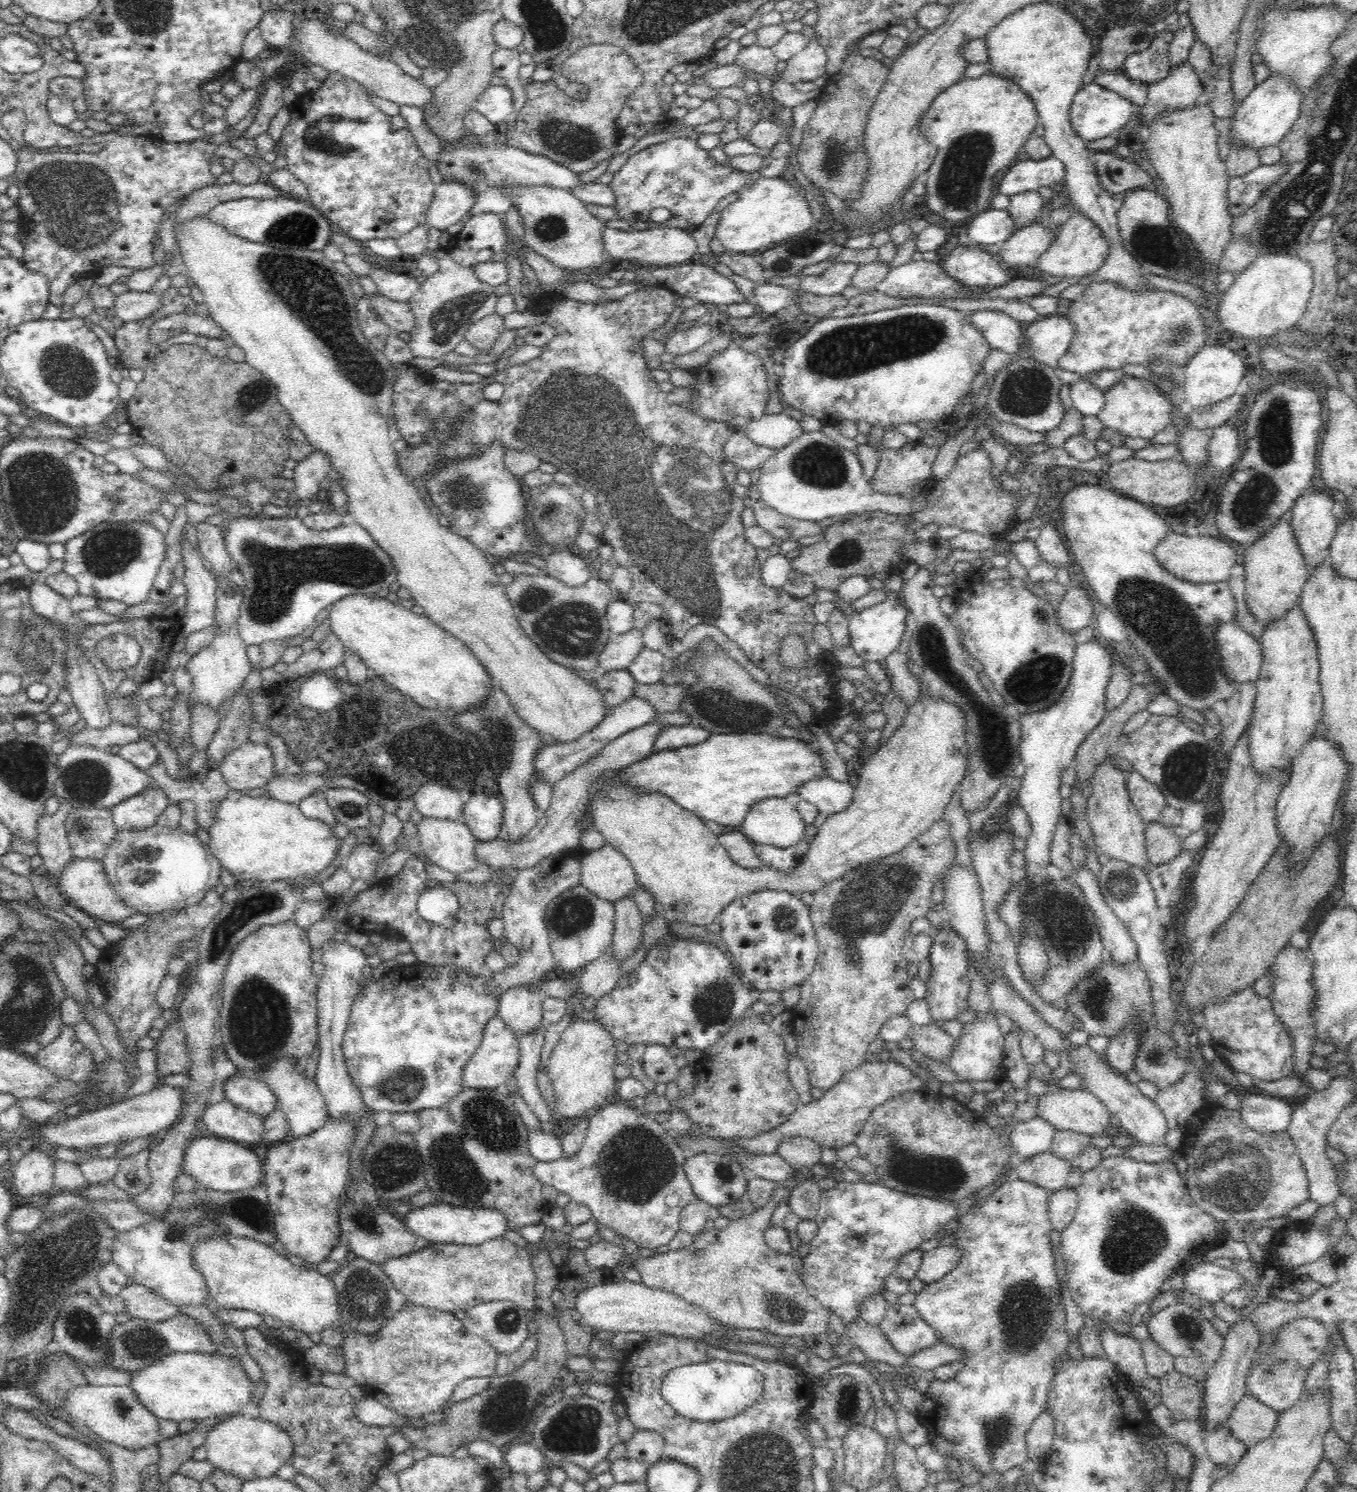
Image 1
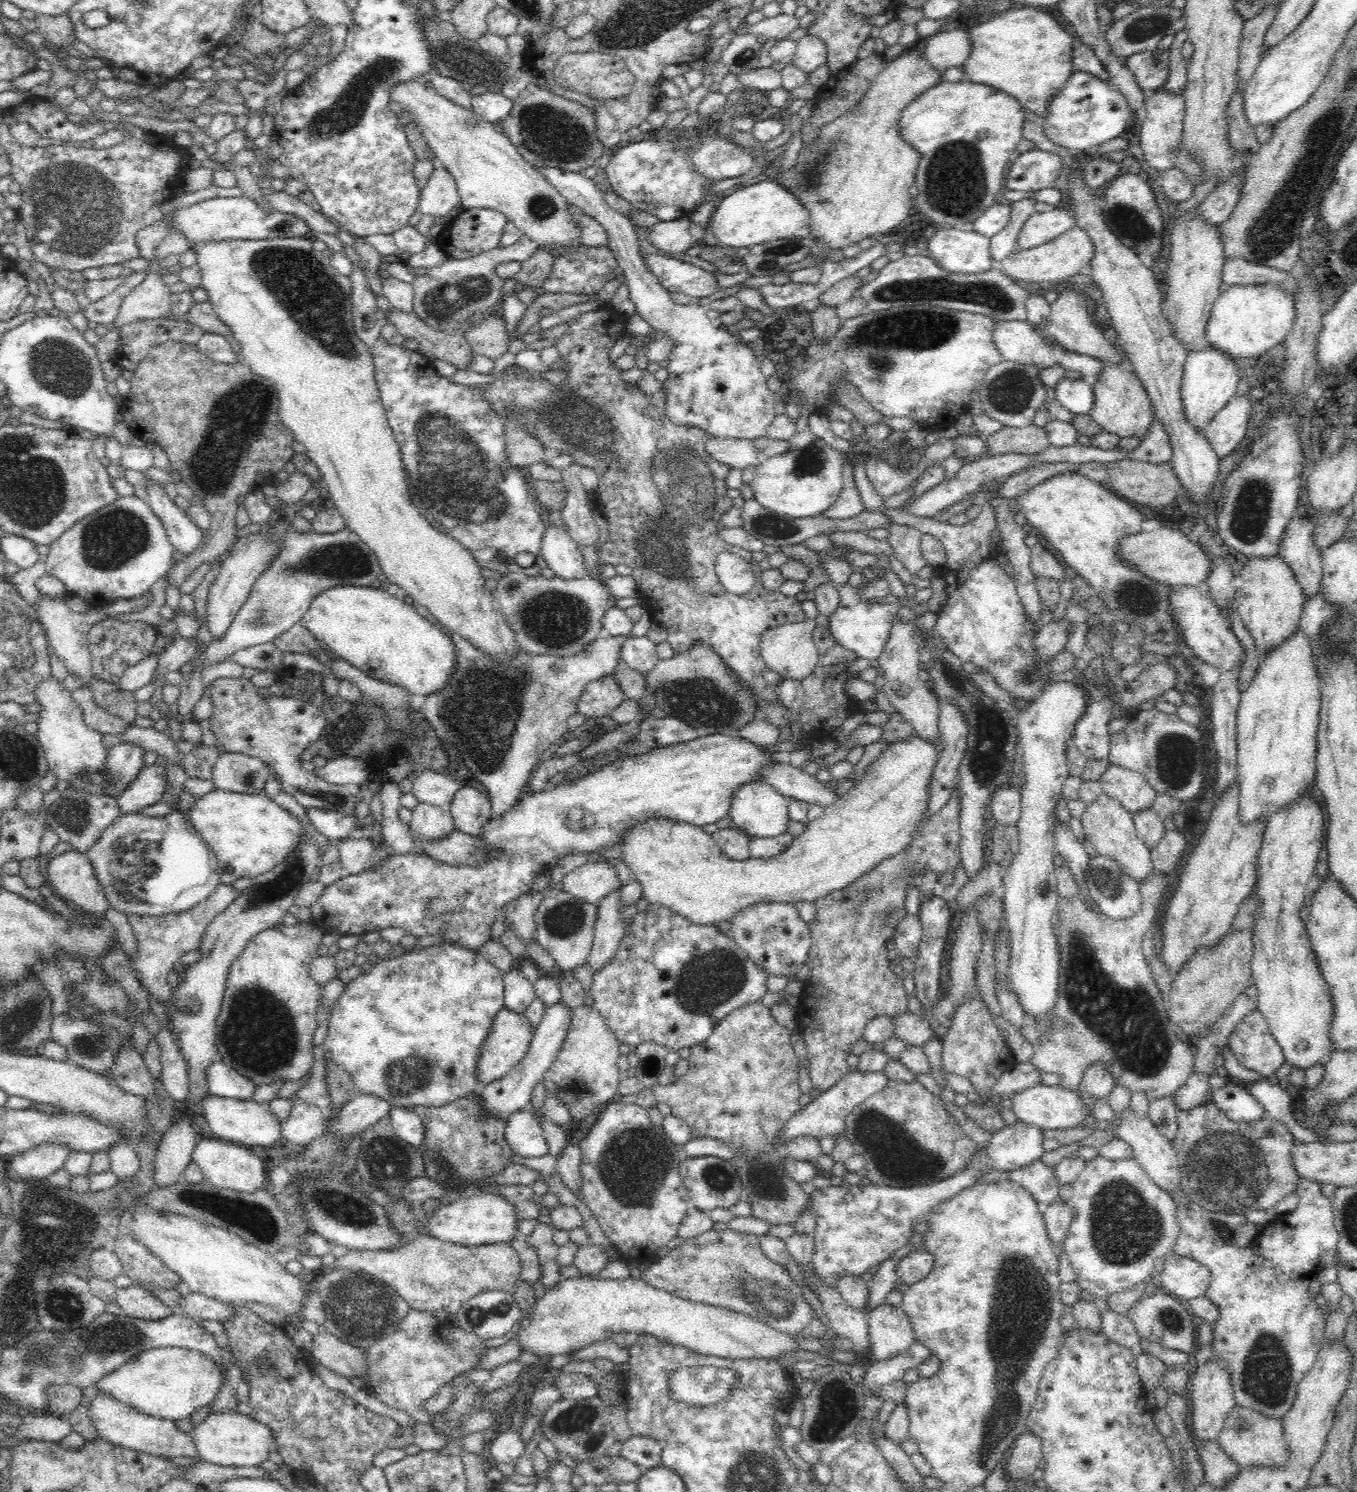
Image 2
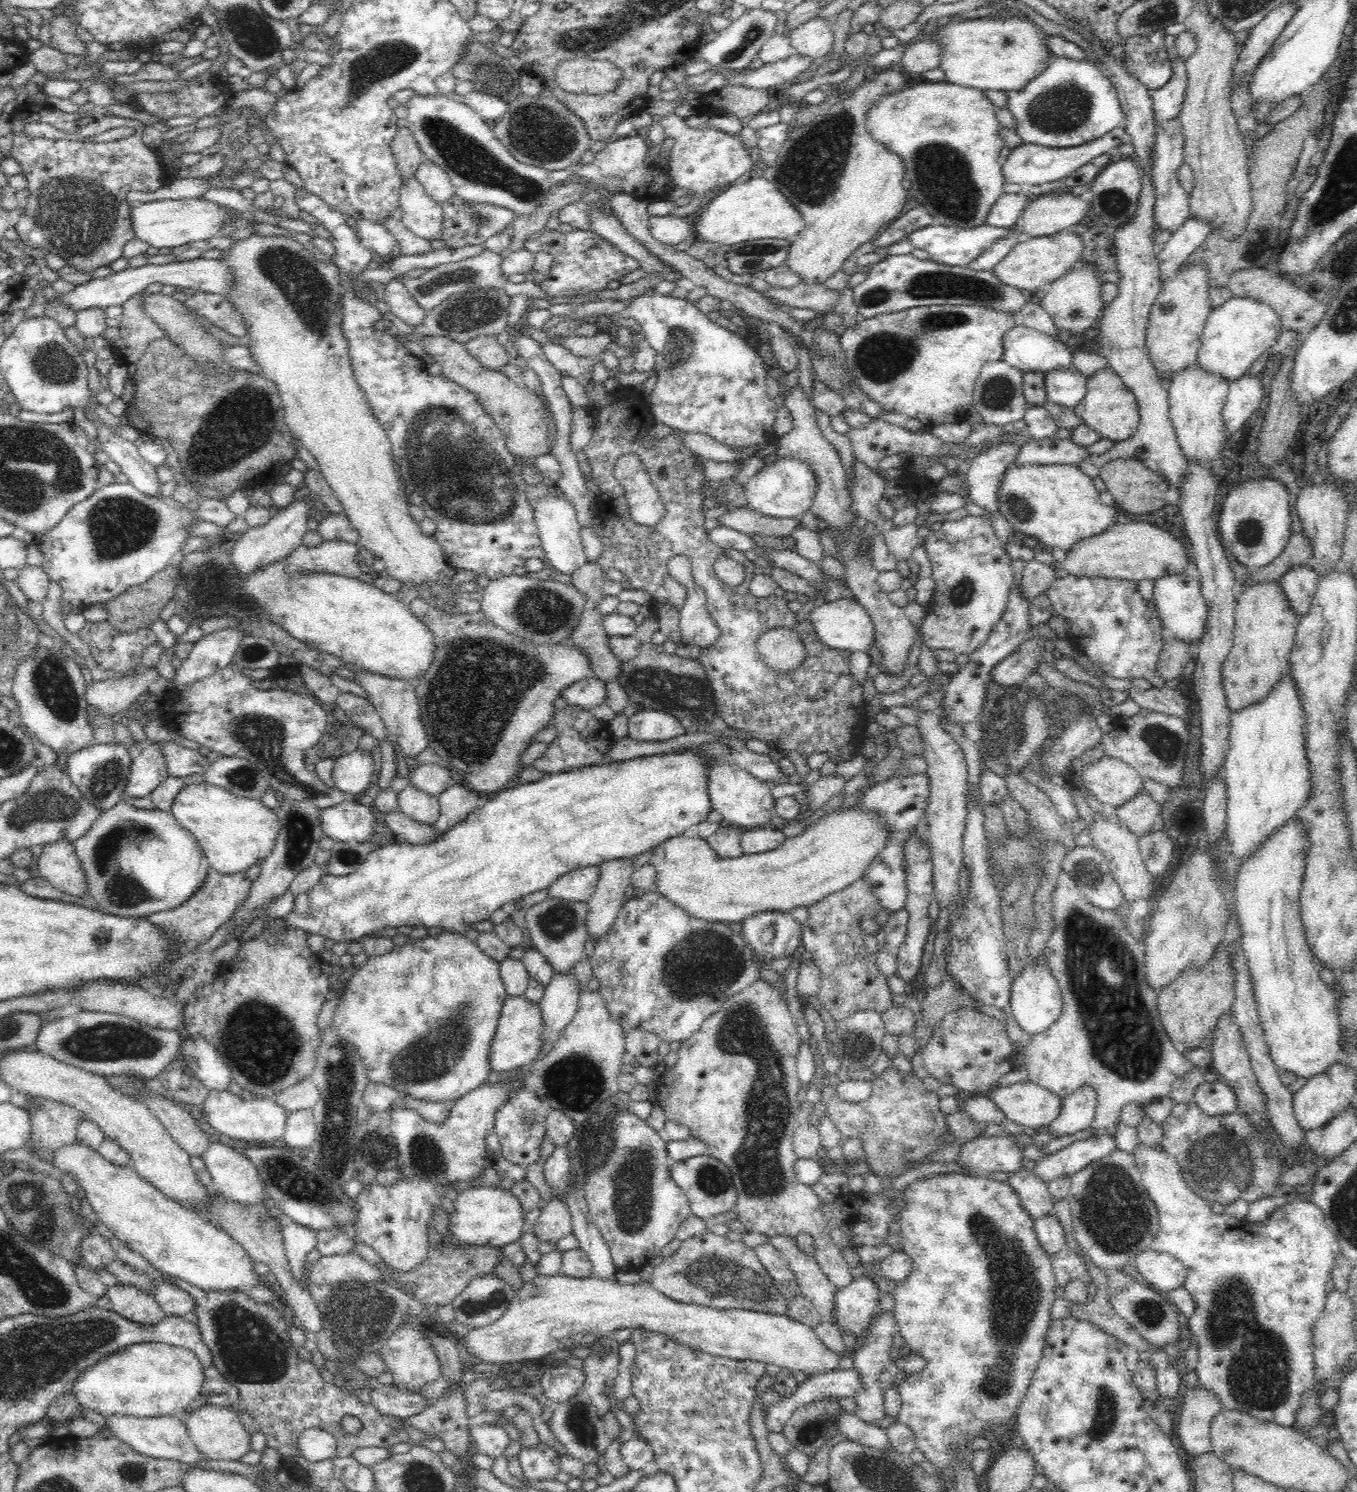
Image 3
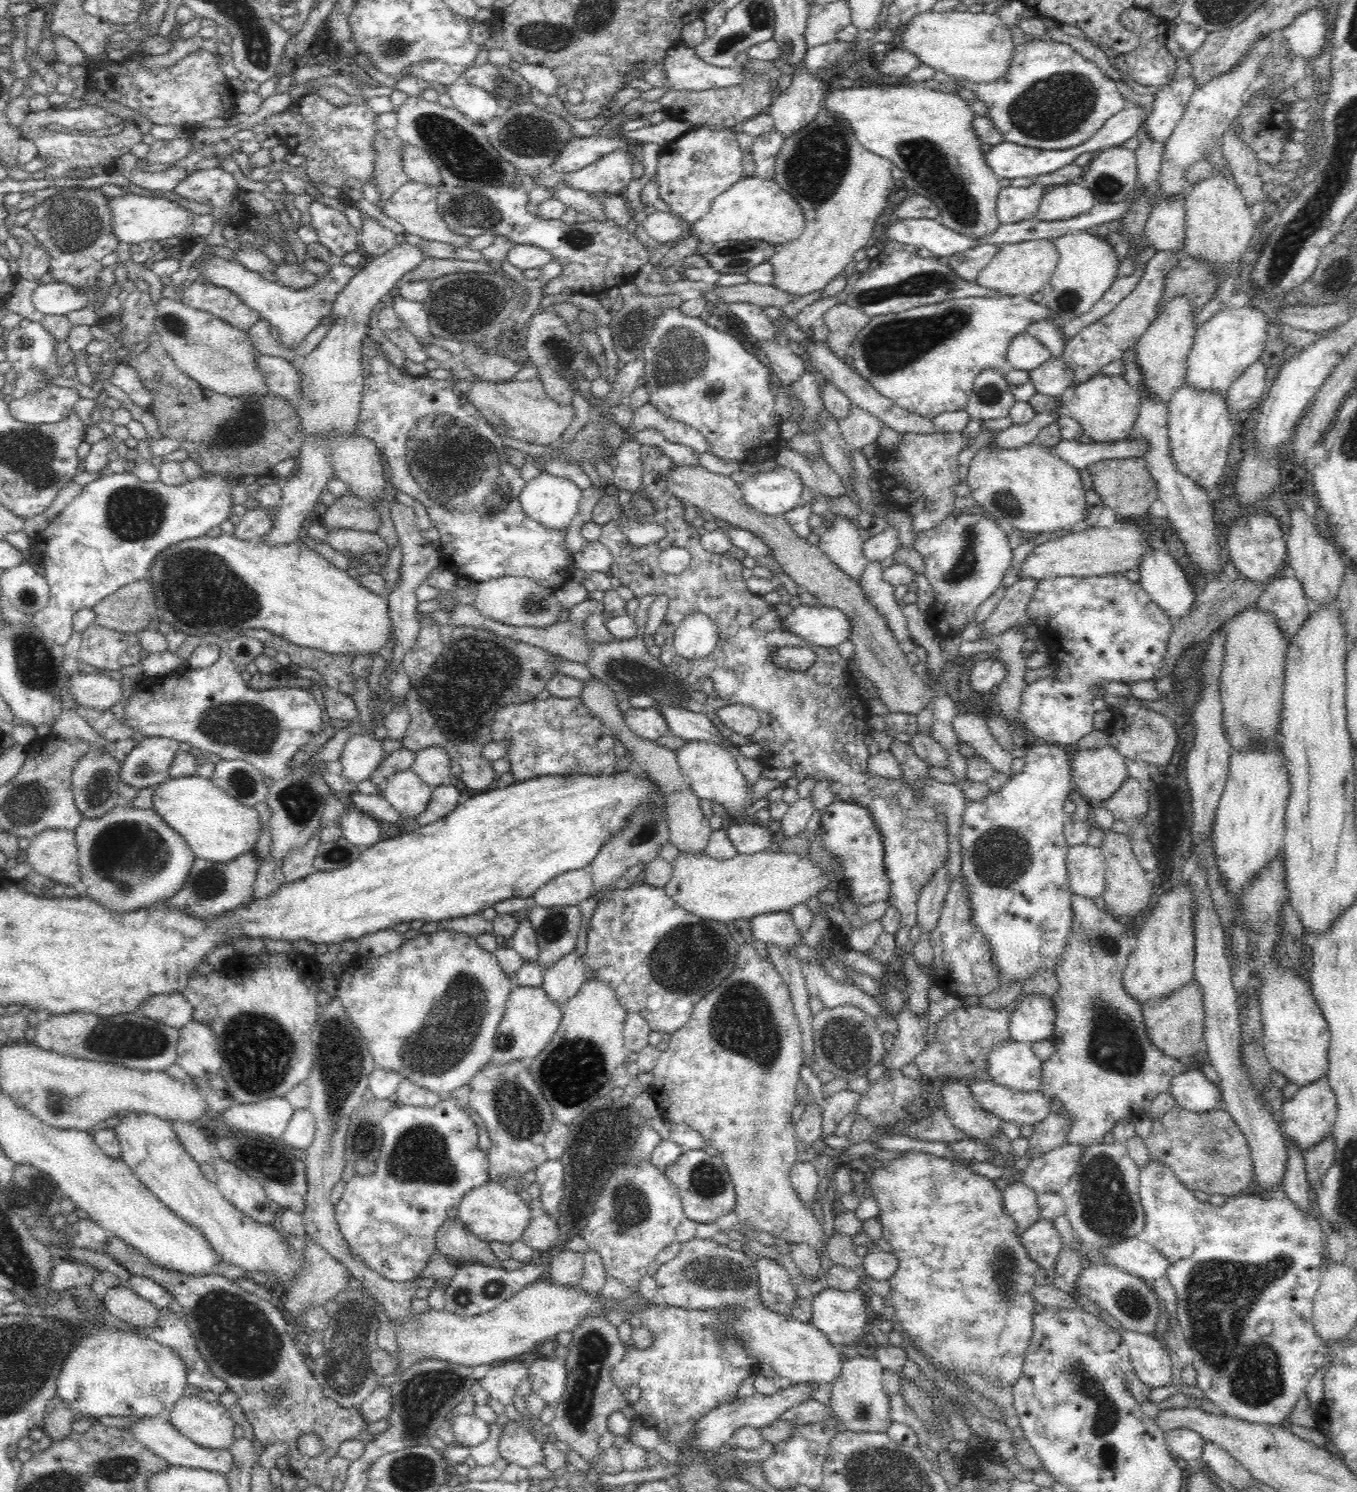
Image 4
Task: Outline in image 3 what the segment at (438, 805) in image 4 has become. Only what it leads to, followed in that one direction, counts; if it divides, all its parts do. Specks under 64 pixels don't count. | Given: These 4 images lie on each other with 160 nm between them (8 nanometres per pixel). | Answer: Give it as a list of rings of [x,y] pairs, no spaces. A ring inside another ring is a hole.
[[[465,783],[453,784],[438,797],[441,813],[433,827],[442,833],[466,820],[466,817],[480,806],[478,793],[467,788]]]

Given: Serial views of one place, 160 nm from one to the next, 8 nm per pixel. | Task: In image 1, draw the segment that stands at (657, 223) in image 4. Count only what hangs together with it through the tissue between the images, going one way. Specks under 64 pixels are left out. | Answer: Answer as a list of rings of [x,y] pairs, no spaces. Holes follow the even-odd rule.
[[[664,226],[641,231],[621,231],[606,227],[604,249],[612,260],[620,261],[624,266],[642,266],[651,270],[660,267],[682,266],[682,264],[699,259],[696,242],[688,231]]]

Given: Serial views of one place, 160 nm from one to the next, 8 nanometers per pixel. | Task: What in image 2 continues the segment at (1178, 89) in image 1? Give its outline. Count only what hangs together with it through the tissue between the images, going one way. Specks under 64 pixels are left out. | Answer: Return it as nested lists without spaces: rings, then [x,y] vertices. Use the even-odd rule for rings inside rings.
[[[1163,87],[1154,90],[1143,101],[1143,109],[1139,129],[1140,147],[1144,151],[1144,166],[1156,171],[1169,170],[1172,164],[1173,149],[1182,141],[1183,122],[1186,116],[1185,88],[1182,90],[1166,90]]]

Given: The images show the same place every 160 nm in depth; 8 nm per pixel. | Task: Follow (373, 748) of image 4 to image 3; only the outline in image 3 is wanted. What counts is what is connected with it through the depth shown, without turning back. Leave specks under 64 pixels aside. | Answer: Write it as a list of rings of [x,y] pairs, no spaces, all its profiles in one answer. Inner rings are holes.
[[[362,749],[334,758],[333,786],[349,796],[364,792],[371,782],[372,755]]]

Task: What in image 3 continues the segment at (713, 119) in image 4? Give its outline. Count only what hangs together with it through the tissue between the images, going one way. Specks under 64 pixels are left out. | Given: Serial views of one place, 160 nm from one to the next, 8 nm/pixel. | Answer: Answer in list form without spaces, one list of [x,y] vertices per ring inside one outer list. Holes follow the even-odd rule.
[[[727,84],[703,94],[700,106],[694,112],[708,118],[733,114],[745,122],[764,112],[771,96],[772,93],[764,88]]]

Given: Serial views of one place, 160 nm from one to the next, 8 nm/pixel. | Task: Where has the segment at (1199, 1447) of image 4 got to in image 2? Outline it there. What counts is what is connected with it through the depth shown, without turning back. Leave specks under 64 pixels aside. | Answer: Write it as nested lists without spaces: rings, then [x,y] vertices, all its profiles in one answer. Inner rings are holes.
[[[1214,1357],[1206,1360],[1205,1364],[1197,1366],[1189,1390],[1188,1402],[1192,1405],[1192,1434],[1198,1440],[1214,1440],[1223,1429],[1229,1411],[1237,1406],[1233,1391],[1231,1374],[1225,1366],[1222,1357]]]

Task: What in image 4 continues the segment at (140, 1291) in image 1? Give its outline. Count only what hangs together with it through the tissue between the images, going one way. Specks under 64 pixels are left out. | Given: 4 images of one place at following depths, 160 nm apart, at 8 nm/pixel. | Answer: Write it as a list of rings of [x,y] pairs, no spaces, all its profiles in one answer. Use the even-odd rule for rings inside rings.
[[[127,1285],[108,1289],[102,1301],[112,1316],[130,1326],[150,1327],[160,1316],[160,1309],[155,1304]]]

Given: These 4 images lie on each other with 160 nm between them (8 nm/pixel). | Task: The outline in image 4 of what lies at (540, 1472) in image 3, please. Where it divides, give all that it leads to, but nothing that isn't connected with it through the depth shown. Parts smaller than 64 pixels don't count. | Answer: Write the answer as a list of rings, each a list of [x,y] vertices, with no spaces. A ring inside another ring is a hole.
[[[510,1421],[505,1430],[501,1432],[498,1450],[510,1463],[528,1470],[532,1466],[544,1465],[544,1441],[536,1440],[534,1435],[528,1433],[515,1421]]]

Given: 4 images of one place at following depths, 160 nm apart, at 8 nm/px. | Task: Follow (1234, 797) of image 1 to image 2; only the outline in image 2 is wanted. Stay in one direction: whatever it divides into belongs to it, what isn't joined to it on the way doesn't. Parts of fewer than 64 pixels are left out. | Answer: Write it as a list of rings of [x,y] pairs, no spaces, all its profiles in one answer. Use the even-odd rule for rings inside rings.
[[[1237,778],[1232,784],[1218,796],[1211,816],[1207,822],[1205,831],[1201,834],[1200,840],[1194,851],[1190,853],[1184,872],[1178,880],[1178,887],[1174,896],[1169,900],[1164,916],[1162,953],[1162,966],[1166,964],[1170,972],[1175,974],[1184,966],[1185,962],[1195,954],[1198,948],[1216,946],[1219,940],[1230,930],[1232,920],[1236,916],[1239,904],[1244,898],[1255,890],[1258,877],[1258,857],[1263,843],[1263,834],[1267,827],[1268,818],[1256,818],[1252,822],[1243,822],[1240,818],[1240,787]]]

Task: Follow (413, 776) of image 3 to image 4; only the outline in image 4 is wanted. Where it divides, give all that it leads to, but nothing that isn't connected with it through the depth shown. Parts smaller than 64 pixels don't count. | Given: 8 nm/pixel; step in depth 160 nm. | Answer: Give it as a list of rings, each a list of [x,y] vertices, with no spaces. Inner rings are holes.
[[[431,746],[417,751],[410,771],[414,771],[420,780],[435,789],[450,784],[450,762],[444,748]]]

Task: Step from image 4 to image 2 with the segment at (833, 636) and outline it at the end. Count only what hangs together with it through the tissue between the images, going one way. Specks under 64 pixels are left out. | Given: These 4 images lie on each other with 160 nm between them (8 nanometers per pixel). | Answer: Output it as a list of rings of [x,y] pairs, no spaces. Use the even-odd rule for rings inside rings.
[[[836,586],[836,588],[841,599],[840,608],[834,612],[834,616],[829,620],[834,640],[839,647],[852,652],[857,659],[878,661],[878,658],[884,654],[884,648],[892,636],[892,626],[896,622],[901,607],[894,603],[864,603],[859,600],[856,589],[850,586]]]

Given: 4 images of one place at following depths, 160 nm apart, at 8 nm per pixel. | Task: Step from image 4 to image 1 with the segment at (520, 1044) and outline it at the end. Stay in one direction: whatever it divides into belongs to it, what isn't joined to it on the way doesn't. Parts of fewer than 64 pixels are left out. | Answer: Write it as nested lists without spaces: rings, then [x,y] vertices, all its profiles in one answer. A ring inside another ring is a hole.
[[[496,1015],[486,1023],[482,1040],[476,1052],[463,1069],[461,1086],[463,1089],[504,1089],[514,1077],[519,1062],[518,1040],[514,1031]]]

